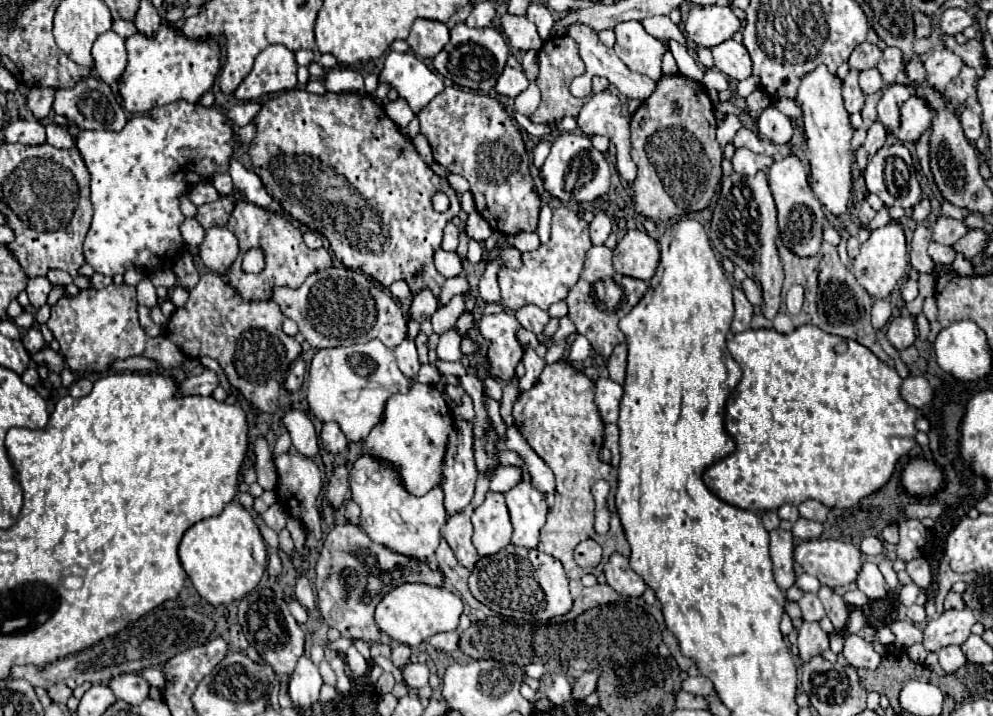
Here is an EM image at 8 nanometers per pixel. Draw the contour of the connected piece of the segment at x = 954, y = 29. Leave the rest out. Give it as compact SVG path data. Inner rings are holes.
M947 9L941 15L941 25L939 27L947 35L957 35L957 33L961 33L965 27L969 27L973 23L975 23L975 19L967 11L963 11L963 9Z

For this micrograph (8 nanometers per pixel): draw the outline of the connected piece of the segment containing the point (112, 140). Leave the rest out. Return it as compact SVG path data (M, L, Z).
M177 101L177 103L169 103L165 107L153 107L149 113L145 115L137 115L137 117L131 117L125 127L121 131L93 131L93 129L87 129L87 131L79 131L77 137L75 137L75 145L87 165L87 171L91 175L91 203L93 203L93 221L91 221L91 227L89 227L89 233L85 237L85 243L83 243L83 255L85 255L85 261L97 271L97 273L103 273L103 275L109 275L113 277L115 273L125 273L129 269L141 269L145 273L151 273L151 271L161 271L161 269L171 269L171 259L177 259L181 255L181 247L185 245L183 243L183 237L181 237L181 223L185 221L181 209L179 209L179 197L181 193L187 193L189 187L193 187L195 183L201 183L201 181L211 181L213 175L217 173L227 173L229 169L229 161L233 157L233 127L231 123L225 119L225 115L217 109L217 107L201 107L199 103L197 105L191 105L191 103L185 103L185 101Z

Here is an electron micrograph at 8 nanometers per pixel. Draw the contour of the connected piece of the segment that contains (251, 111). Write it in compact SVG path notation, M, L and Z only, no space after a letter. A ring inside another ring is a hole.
M249 101L249 103L241 103L241 105L235 105L231 111L229 111L229 121L237 127L245 127L261 109L261 103L257 101Z

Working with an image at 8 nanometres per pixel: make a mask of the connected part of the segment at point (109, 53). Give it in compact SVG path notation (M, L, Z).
M105 31L103 35L97 37L97 41L93 43L91 55L93 55L95 71L109 85L113 85L121 77L127 65L125 41L113 31Z

